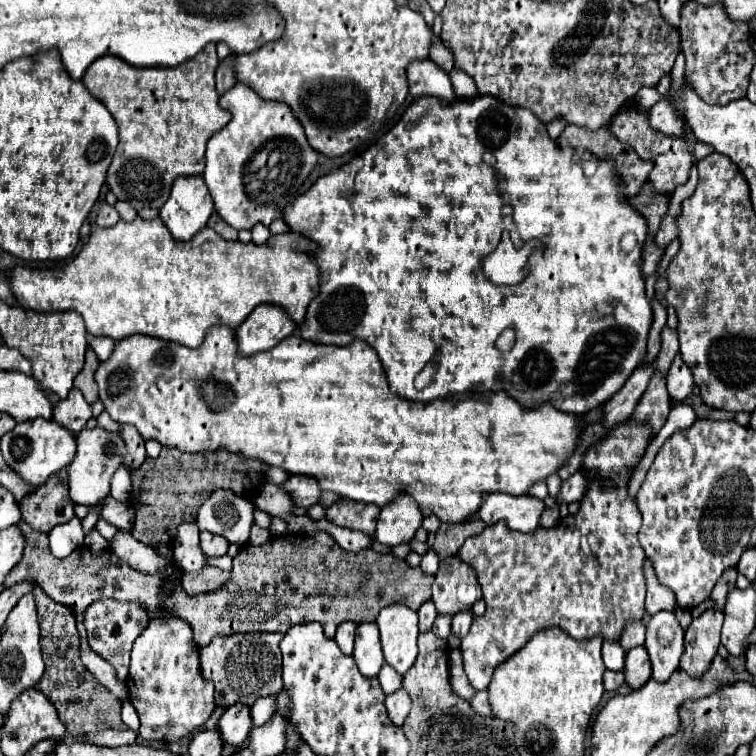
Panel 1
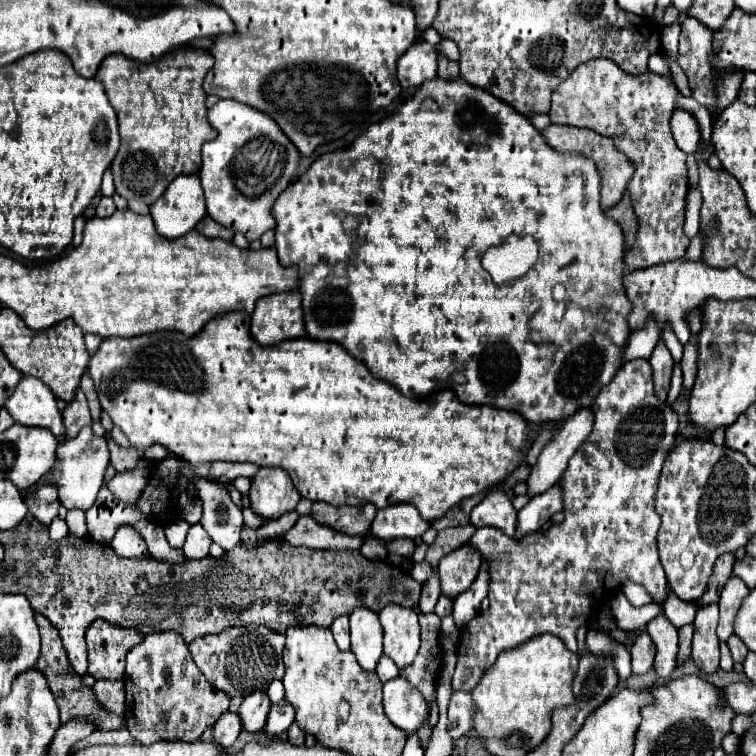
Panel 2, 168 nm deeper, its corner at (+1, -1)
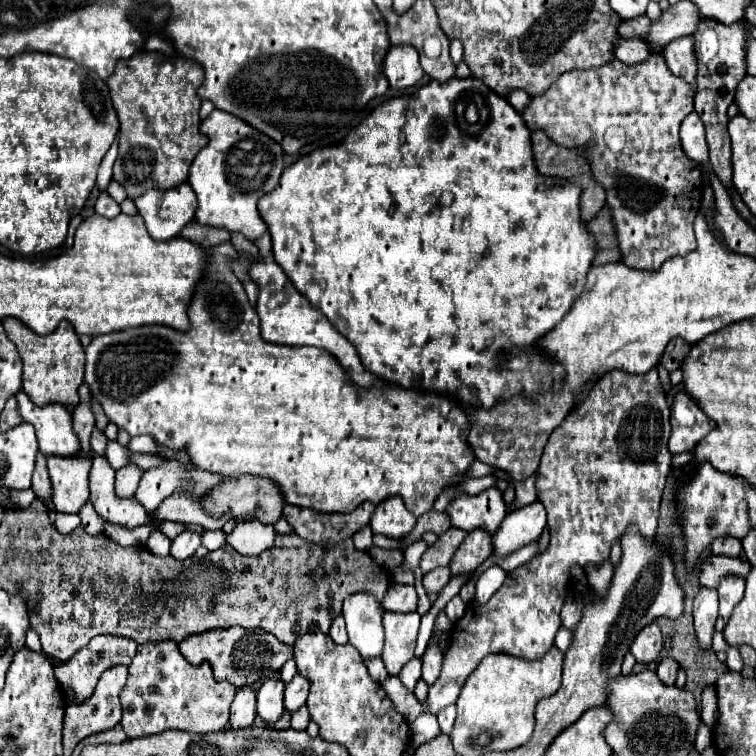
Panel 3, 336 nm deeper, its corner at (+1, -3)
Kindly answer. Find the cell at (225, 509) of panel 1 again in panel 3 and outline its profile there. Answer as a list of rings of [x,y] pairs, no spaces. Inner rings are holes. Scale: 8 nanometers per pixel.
[[[215,530],[215,532],[205,532],[203,534],[203,546],[207,550],[217,550],[225,546],[225,532],[223,530]]]

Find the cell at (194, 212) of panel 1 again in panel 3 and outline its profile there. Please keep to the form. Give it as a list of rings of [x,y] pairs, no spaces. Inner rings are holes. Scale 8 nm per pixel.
[[[181,184],[171,190],[145,192],[135,200],[139,214],[145,220],[147,232],[153,240],[171,240],[175,238],[185,224],[195,218],[197,196],[189,184]]]

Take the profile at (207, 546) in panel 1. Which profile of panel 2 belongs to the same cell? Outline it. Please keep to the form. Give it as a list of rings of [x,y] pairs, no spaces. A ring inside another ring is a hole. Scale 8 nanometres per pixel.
[[[193,524],[189,528],[189,534],[187,534],[187,540],[185,540],[185,546],[183,546],[183,552],[189,560],[199,560],[199,558],[205,558],[209,556],[209,548],[211,548],[211,538],[209,534],[205,534],[203,526],[201,524]]]

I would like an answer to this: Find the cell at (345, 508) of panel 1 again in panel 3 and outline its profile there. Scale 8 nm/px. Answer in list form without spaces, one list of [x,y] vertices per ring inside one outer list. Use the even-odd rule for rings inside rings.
[[[363,502],[353,512],[339,514],[339,512],[317,512],[309,508],[297,508],[285,504],[283,518],[293,526],[295,534],[301,536],[305,542],[341,542],[351,538],[363,526],[369,524],[371,514],[375,510],[373,502]]]

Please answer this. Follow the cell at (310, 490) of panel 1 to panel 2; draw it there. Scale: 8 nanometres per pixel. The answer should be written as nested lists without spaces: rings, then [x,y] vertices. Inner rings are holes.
[[[261,468],[251,484],[251,508],[263,518],[279,518],[295,508],[301,494],[281,468]]]

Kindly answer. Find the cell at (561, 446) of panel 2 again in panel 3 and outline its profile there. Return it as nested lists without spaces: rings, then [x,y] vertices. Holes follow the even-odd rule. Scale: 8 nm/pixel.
[[[535,476],[531,478],[525,478],[521,482],[515,484],[515,500],[511,504],[509,510],[515,510],[515,508],[523,508],[527,504],[533,504],[537,500],[537,490],[535,490]]]

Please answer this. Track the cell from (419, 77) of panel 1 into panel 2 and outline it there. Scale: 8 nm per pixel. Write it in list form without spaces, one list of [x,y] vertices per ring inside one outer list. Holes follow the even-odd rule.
[[[417,42],[417,46],[413,44],[413,48],[407,50],[397,60],[397,78],[403,88],[417,88],[427,80],[437,78],[437,50],[435,50],[435,46],[431,46],[427,42]]]

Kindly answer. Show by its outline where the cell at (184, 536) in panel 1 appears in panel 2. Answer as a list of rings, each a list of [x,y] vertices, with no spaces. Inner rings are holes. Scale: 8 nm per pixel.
[[[175,518],[171,520],[171,524],[165,528],[165,536],[167,536],[167,542],[173,546],[173,548],[181,548],[185,544],[185,538],[187,538],[187,530],[189,530],[189,522],[185,522],[183,518]]]

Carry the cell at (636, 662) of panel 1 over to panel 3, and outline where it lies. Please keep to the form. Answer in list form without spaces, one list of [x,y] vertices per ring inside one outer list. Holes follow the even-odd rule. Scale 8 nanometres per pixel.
[[[653,622],[649,626],[645,626],[633,640],[631,644],[631,654],[637,658],[637,662],[649,664],[653,660],[657,660],[659,652],[663,648],[663,636],[659,626]]]

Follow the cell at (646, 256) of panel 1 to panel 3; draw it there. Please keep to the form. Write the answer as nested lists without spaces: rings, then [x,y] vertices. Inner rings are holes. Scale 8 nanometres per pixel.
[[[651,54],[641,64],[611,60],[599,68],[563,72],[559,80],[541,96],[533,96],[521,112],[531,130],[543,130],[555,144],[561,144],[563,148],[587,150],[585,158],[591,166],[591,174],[607,192],[607,206],[611,210],[611,220],[619,240],[621,262],[629,268],[655,272],[665,260],[673,256],[687,256],[697,248],[693,220],[701,208],[701,192],[705,182],[699,164],[683,154],[679,140],[679,126],[683,118],[693,112],[693,96],[695,84],[673,76],[665,66],[663,56]],[[609,126],[621,126],[627,132],[627,142],[621,152],[611,152],[605,146],[603,134]]]

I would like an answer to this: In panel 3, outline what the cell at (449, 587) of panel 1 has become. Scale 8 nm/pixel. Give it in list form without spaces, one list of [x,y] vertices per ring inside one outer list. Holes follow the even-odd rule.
[[[481,528],[469,532],[449,564],[451,574],[477,570],[491,556],[491,552],[493,552],[493,542],[489,532],[481,532]]]

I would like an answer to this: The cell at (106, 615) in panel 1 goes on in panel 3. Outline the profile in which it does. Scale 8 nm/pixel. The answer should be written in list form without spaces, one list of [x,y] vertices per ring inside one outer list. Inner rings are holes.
[[[97,636],[83,650],[79,650],[77,654],[73,654],[67,662],[59,664],[55,668],[55,676],[57,676],[59,684],[63,686],[63,690],[69,690],[71,692],[75,704],[81,704],[81,702],[85,702],[93,694],[99,676],[107,668],[111,668],[111,666],[117,666],[117,664],[129,666],[131,664],[131,658],[135,656],[135,650],[137,650],[137,642],[135,640],[113,638],[113,636]]]

